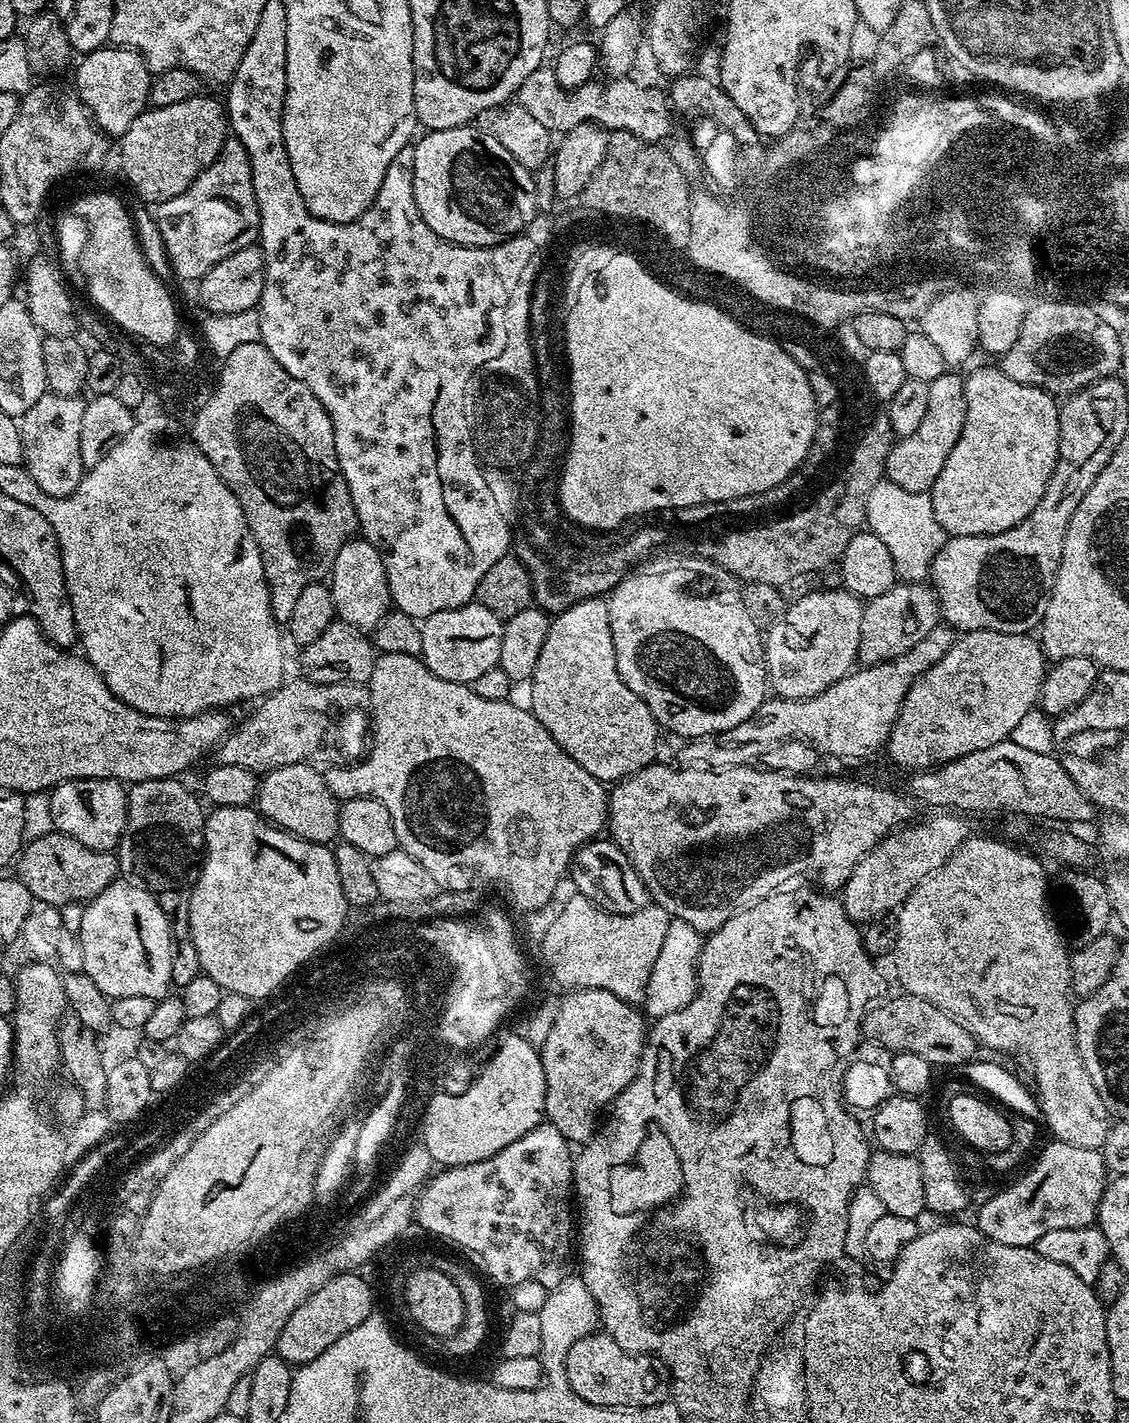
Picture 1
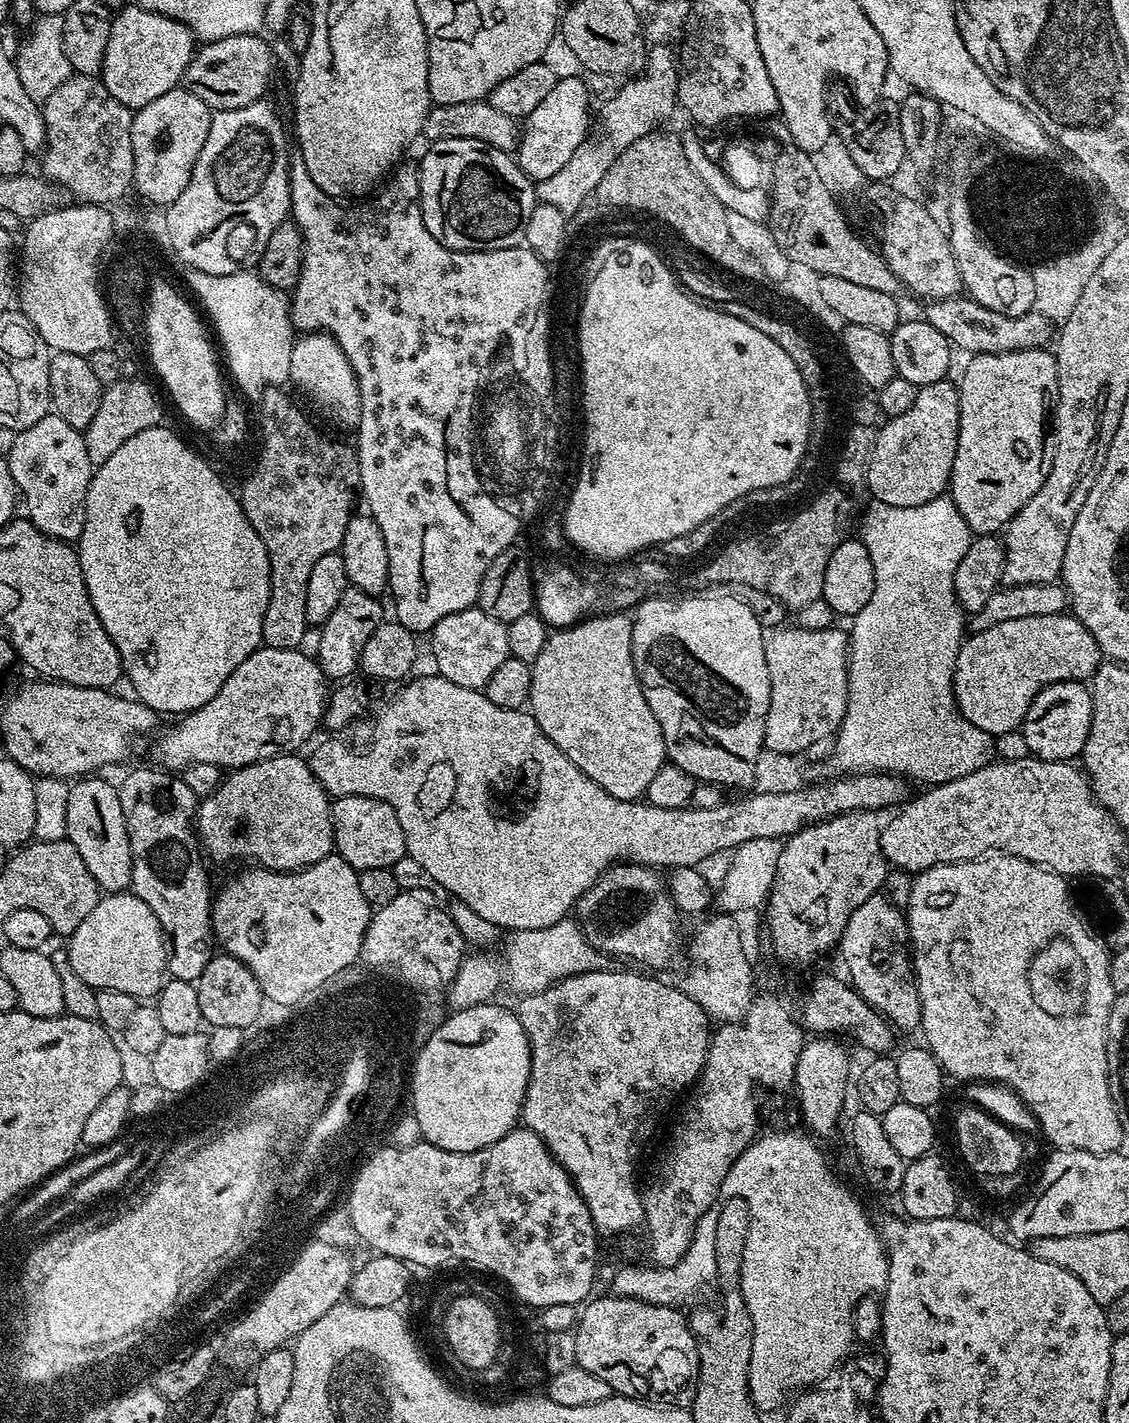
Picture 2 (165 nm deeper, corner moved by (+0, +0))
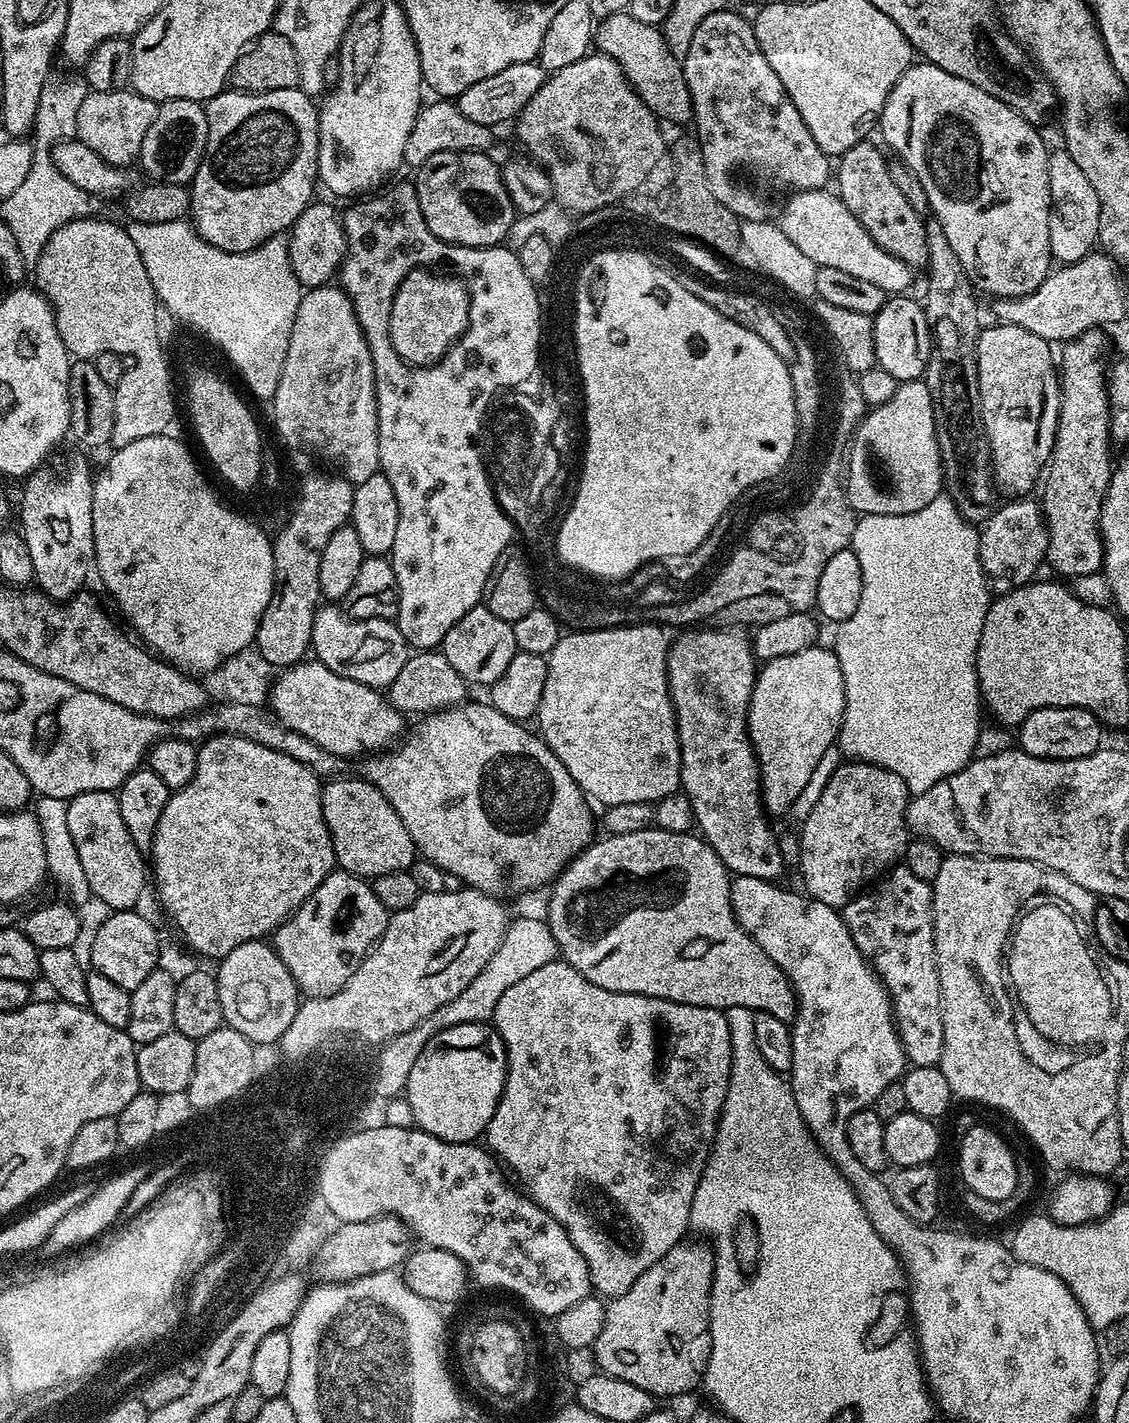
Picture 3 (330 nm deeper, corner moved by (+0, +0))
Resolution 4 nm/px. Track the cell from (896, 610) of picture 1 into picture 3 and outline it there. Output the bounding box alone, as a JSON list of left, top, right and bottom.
[980,498,1048,594]

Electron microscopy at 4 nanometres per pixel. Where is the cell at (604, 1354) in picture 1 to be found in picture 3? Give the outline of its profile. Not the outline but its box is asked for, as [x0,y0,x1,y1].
[595,1244,716,1397]

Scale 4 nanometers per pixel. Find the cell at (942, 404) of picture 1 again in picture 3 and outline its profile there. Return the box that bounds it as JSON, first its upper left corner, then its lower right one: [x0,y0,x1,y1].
[847,379,944,514]

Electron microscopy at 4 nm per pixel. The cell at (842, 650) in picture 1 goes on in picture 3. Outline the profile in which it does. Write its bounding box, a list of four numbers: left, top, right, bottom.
[748,646,844,817]

